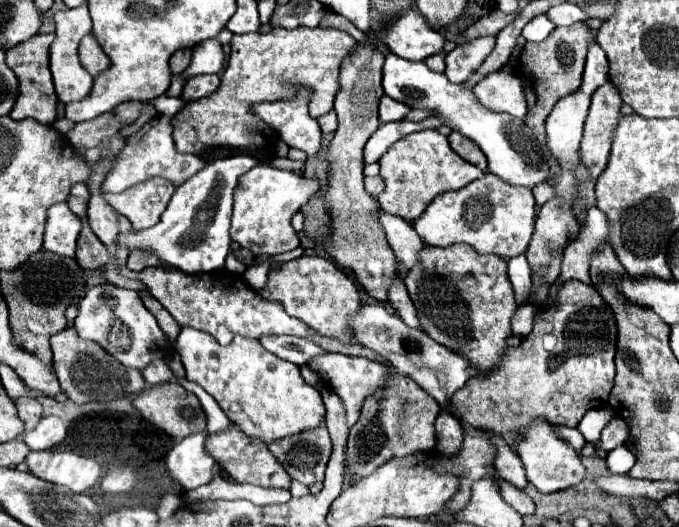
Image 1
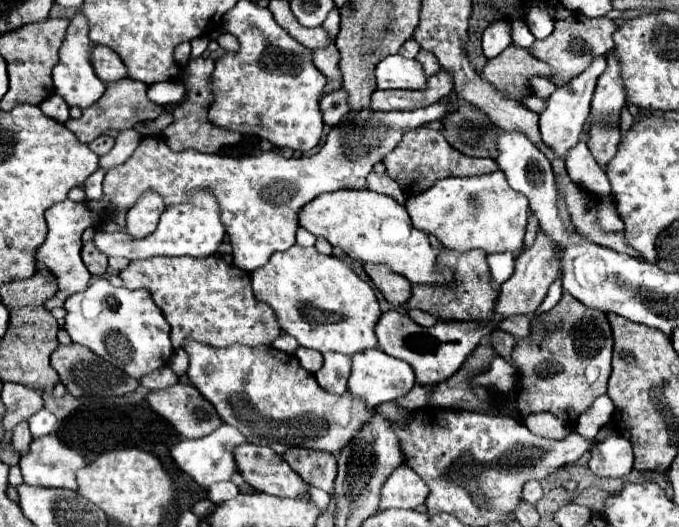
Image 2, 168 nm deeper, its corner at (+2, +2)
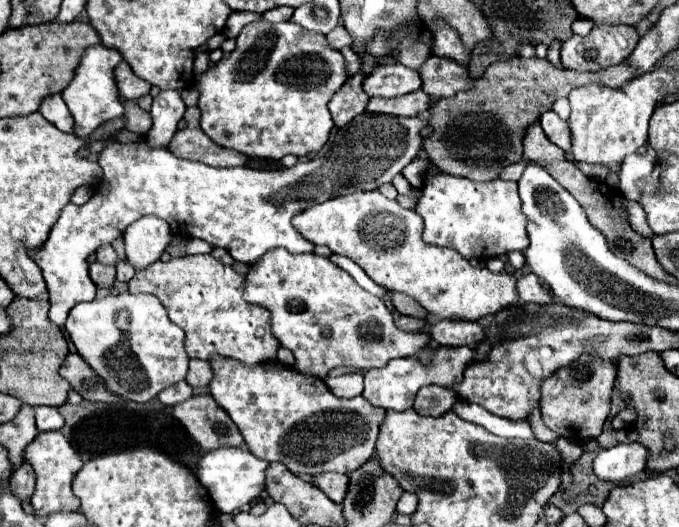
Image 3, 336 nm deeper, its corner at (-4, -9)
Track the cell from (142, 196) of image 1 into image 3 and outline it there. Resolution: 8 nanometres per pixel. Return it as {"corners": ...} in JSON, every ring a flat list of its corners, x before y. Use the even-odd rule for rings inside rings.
{"corners":[[144,216,136,220,124,232,126,260,134,268,146,268,160,260,162,252,172,240,172,232,166,220,158,216]]}

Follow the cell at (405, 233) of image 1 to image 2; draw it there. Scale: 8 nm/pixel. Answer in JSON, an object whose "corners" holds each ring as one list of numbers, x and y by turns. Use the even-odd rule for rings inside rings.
{"corners":[[338,189,334,193,324,193,300,209,298,221,300,221,300,227,308,229,316,237,324,237,332,247,342,249,354,261,386,265,394,273,406,277,412,285,432,285,432,283,434,285,442,285,442,283,452,285,454,283,454,271,450,267,434,267,440,251,432,249,426,233,414,229,410,215,406,213,406,207,388,195,378,195,370,189]]}

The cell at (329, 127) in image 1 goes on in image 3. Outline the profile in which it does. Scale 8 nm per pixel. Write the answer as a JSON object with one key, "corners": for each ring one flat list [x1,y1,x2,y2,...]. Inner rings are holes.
{"corners":[[360,72,352,76,352,80,344,82,344,86,332,96,328,108,334,120,334,126,346,126,354,116,366,112,368,94,362,90,362,76]]}

